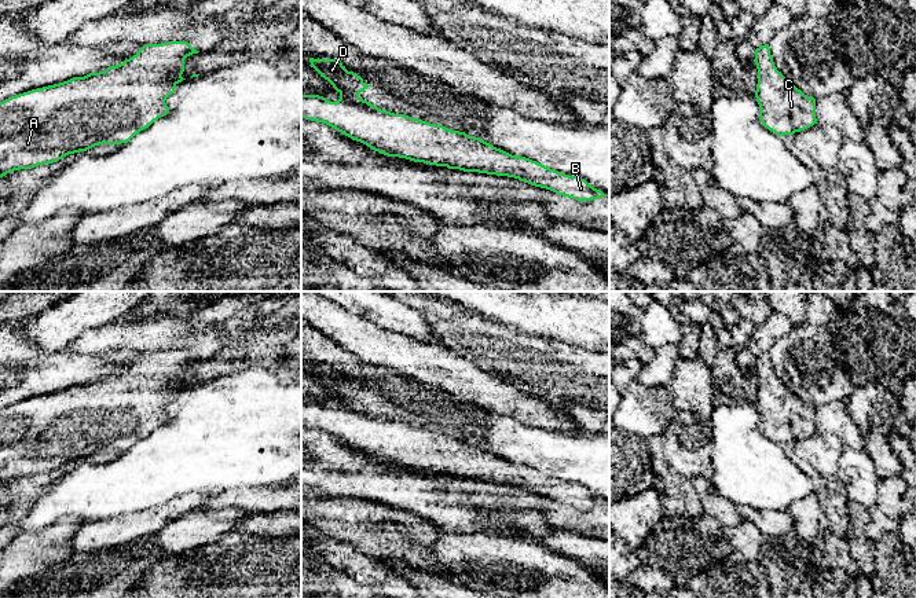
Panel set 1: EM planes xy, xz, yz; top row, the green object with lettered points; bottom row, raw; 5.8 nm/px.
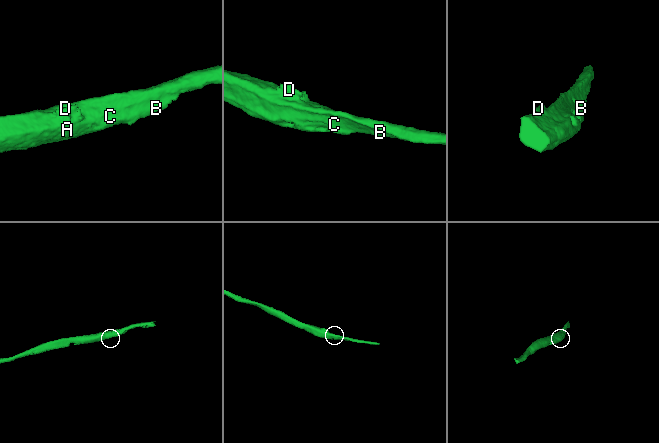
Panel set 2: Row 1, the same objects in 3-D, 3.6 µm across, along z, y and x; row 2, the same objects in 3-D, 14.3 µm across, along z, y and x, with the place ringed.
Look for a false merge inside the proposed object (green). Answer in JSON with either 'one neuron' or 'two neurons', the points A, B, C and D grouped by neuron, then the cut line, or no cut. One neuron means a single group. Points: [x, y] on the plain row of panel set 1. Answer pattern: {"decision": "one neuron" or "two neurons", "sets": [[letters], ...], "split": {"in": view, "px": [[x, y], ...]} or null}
{"decision": "one neuron", "sets": [["A", "B", "C", "D"]], "split": null}

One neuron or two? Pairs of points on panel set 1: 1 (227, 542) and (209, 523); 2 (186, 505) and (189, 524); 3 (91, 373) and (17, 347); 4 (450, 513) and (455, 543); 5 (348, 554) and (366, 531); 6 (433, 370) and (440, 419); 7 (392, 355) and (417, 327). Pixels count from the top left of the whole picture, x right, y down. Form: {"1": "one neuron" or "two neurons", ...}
{"1": "two neurons", "2": "two neurons", "3": "one neuron", "4": "two neurons", "5": "two neurons", "6": "two neurons", "7": "two neurons"}

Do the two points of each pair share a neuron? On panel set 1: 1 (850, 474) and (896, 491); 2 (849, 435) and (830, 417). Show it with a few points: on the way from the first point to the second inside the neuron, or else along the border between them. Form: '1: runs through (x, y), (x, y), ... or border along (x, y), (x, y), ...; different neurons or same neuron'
1: border along (880, 480), (878, 501), (869, 510); different neurons
2: runs through (845, 430), (834, 419); same neuron

